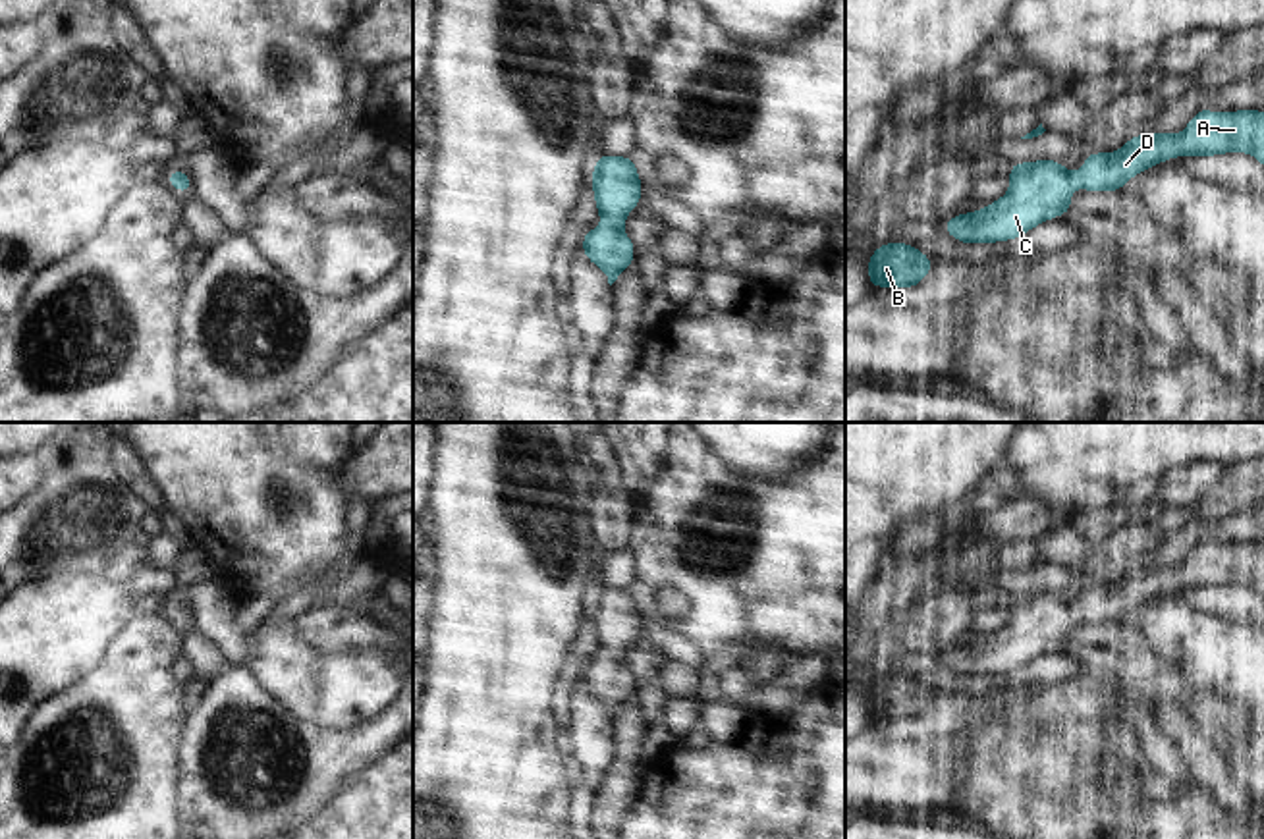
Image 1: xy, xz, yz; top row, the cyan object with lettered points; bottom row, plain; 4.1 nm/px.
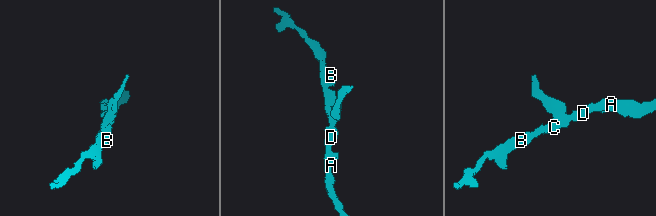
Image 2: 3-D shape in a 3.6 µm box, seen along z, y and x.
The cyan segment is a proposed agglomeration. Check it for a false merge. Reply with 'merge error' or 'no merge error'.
no merge error

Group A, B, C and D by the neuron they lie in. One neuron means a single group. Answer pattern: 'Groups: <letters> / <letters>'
Groups: A B C D

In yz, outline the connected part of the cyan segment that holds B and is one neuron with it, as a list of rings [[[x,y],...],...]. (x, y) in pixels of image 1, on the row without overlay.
[[[890,673],[872,683],[868,714],[874,719],[915,719],[930,704],[934,692],[913,677]]]

